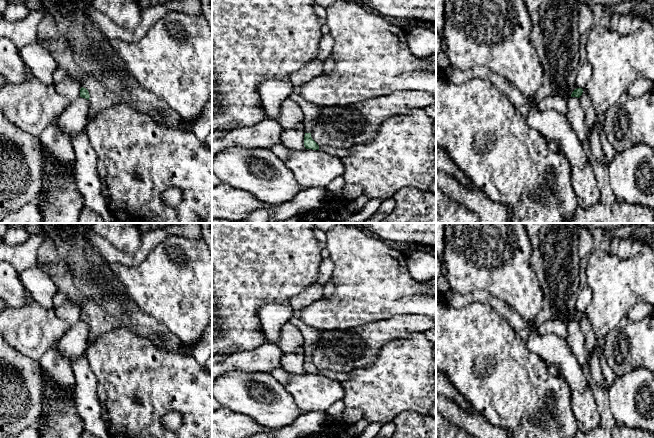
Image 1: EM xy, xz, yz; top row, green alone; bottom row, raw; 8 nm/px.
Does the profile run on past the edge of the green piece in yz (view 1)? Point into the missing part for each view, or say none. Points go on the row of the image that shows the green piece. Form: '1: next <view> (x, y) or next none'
1: next none

